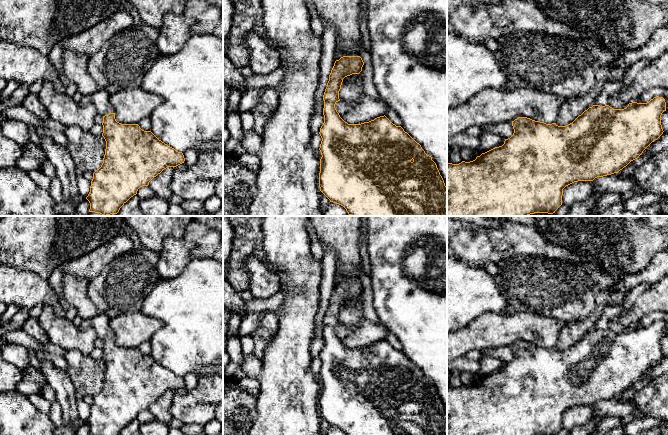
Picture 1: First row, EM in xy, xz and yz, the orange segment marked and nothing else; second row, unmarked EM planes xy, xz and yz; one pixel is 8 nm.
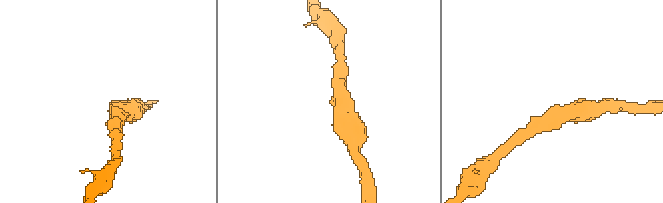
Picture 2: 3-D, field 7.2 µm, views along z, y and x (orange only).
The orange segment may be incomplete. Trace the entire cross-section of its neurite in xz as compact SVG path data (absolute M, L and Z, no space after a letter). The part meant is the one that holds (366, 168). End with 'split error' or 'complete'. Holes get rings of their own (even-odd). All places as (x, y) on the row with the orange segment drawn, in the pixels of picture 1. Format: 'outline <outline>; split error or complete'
outline M343 56L339 60L335 61L329 75L329 81L323 95L324 123L319 132L322 138L319 148L322 155L320 159L319 173L320 191L330 200L330 202L343 206L351 216L447 216L447 187L445 186L444 180L440 175L436 163L432 160L431 156L425 153L419 143L417 143L407 132L405 132L401 126L393 124L385 115L361 124L348 124L337 112L335 104L340 101L339 91L341 89L343 79L352 74L359 74L362 71L363 65L364 62L360 56Z; complete

